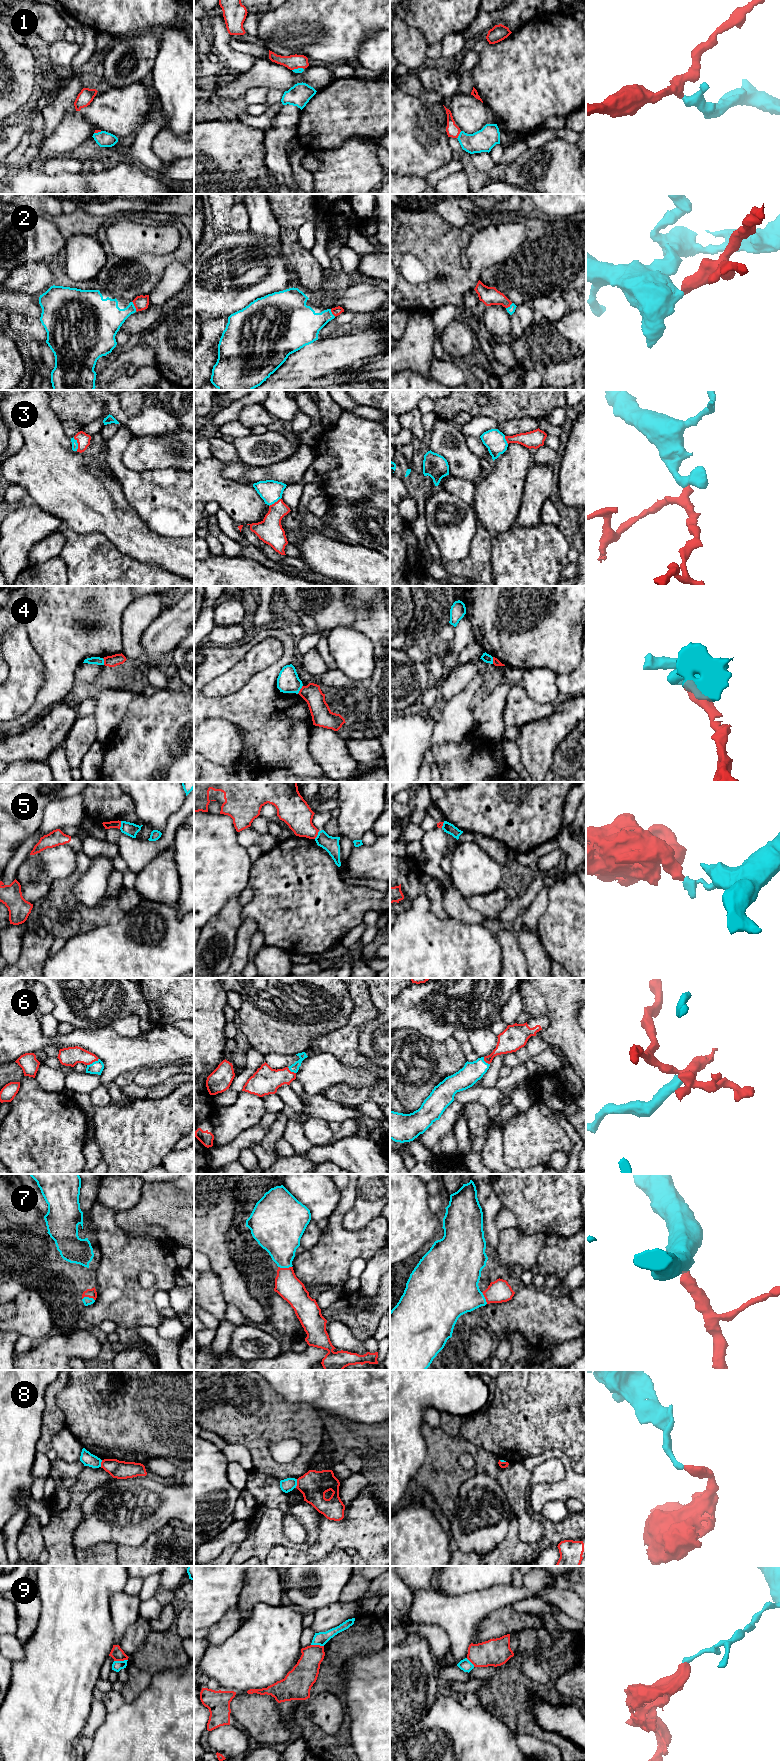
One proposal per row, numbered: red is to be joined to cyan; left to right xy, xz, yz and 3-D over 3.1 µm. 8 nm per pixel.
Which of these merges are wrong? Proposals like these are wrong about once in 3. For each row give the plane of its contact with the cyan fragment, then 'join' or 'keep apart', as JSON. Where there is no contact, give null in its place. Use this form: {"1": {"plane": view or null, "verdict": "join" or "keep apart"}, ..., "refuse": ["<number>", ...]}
{"1": {"plane": "yz", "verdict": "join"}, "2": {"plane": "xy", "verdict": "join"}, "3": {"plane": "xy", "verdict": "join"}, "4": {"plane": "xz", "verdict": "keep apart"}, "5": {"plane": "xy", "verdict": "keep apart"}, "6": {"plane": "xy", "verdict": "join"}, "7": {"plane": "xz", "verdict": "join"}, "8": {"plane": "xz", "verdict": "keep apart"}, "9": {"plane": "xy", "verdict": "keep apart"}, "refuse": ["4", "5", "8", "9"]}

